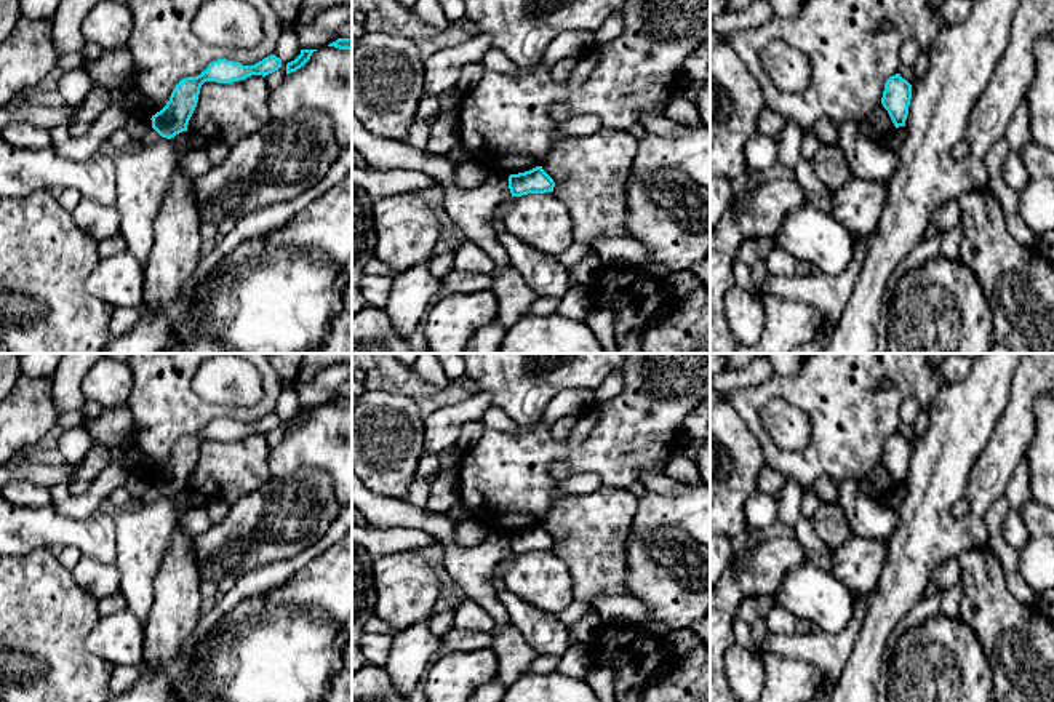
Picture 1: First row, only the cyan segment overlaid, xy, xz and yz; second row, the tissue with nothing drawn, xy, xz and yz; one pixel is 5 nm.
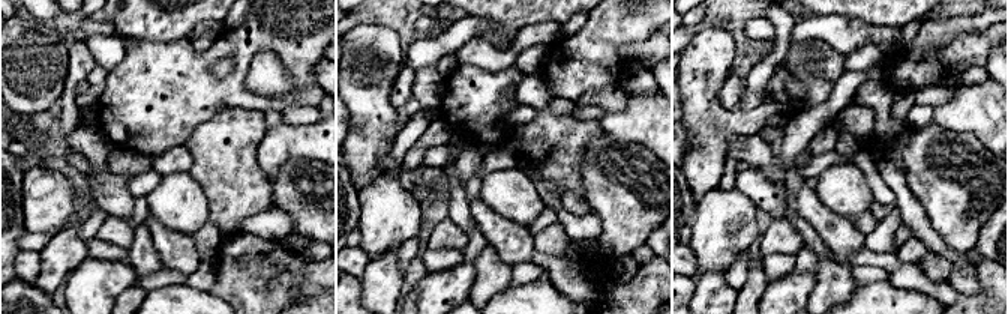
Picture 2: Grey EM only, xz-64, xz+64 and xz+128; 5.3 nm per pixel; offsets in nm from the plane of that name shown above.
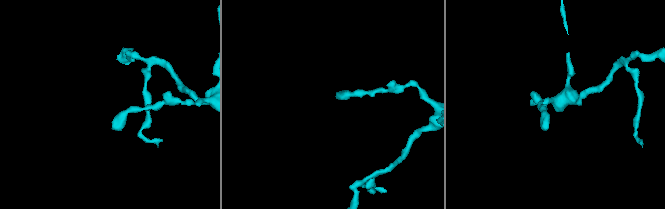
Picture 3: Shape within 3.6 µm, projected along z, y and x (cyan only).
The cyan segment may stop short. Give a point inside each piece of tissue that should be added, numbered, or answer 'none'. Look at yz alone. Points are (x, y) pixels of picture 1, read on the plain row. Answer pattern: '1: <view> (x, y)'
none

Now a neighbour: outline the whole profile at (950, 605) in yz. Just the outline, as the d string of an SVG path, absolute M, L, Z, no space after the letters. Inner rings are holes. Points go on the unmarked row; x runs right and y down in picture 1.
M958 582L950 588L942 590L940 595L942 595L940 614L950 619L958 617L961 609L961 598L963 598L961 582Z

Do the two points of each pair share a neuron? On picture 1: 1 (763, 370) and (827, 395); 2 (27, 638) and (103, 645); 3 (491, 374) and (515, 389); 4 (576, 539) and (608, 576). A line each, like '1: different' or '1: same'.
1: different
2: different
3: same
4: same

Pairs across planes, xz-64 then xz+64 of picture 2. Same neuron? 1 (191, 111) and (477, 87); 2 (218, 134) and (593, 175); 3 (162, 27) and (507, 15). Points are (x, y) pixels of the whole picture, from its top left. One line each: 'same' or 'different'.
1: same
2: different
3: same

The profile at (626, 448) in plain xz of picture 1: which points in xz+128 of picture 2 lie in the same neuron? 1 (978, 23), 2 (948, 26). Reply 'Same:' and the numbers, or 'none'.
Same: 1, 2

